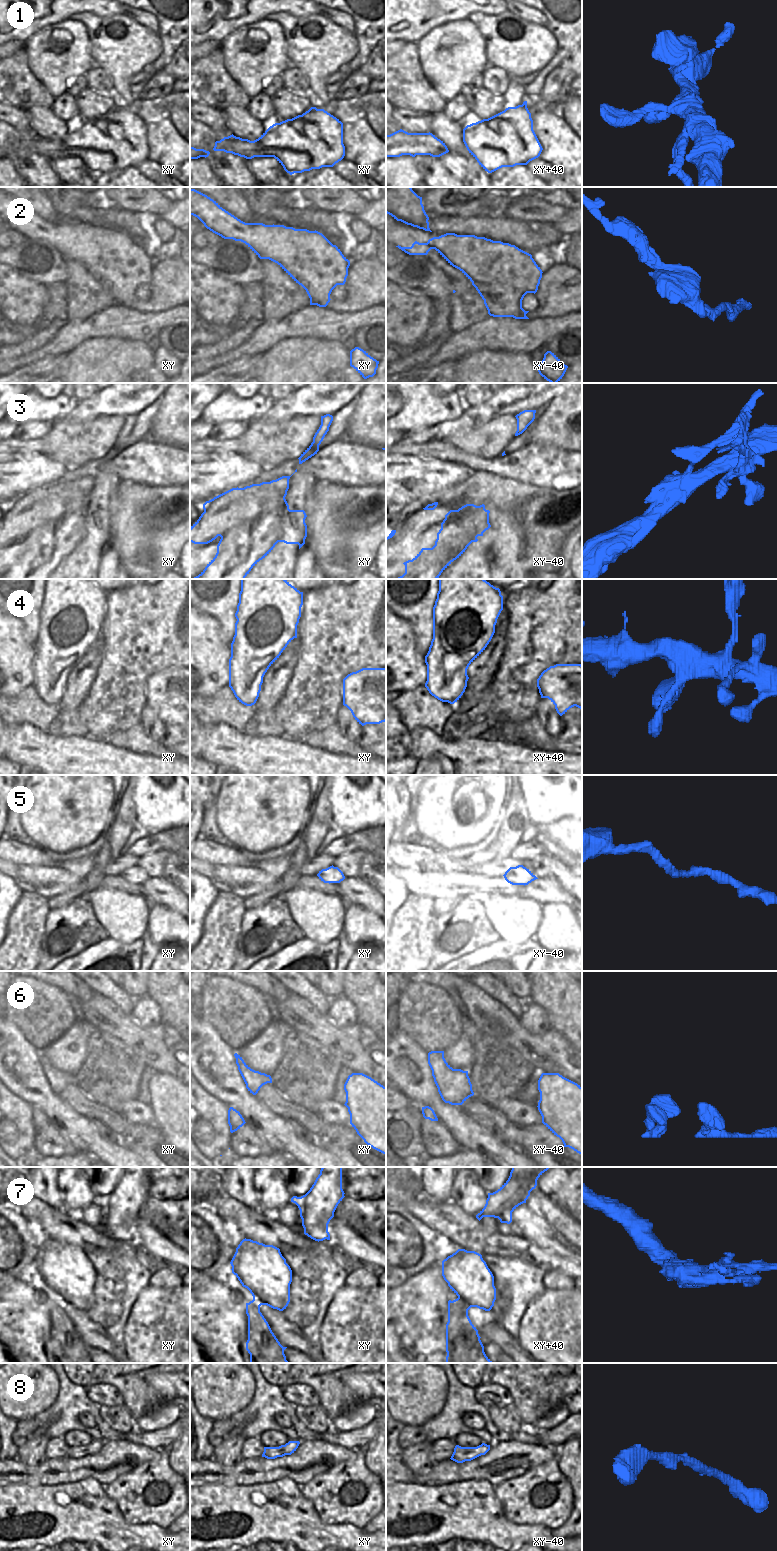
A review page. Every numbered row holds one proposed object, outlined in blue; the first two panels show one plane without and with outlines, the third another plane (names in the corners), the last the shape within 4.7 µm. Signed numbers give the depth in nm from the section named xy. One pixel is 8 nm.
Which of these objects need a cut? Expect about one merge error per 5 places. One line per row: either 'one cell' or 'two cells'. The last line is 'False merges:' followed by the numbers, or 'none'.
1: one cell
2: one cell
3: two cells
4: one cell
5: one cell
6: one cell
7: two cells
8: one cell
False merges: 3, 7

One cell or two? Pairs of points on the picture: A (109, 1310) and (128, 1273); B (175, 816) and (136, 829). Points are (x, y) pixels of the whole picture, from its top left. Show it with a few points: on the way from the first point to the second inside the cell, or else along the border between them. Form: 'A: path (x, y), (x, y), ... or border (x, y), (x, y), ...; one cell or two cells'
A: path (113, 1301), (119, 1282); one cell
B: border (134, 805), (136, 820), (151, 832); two cells

